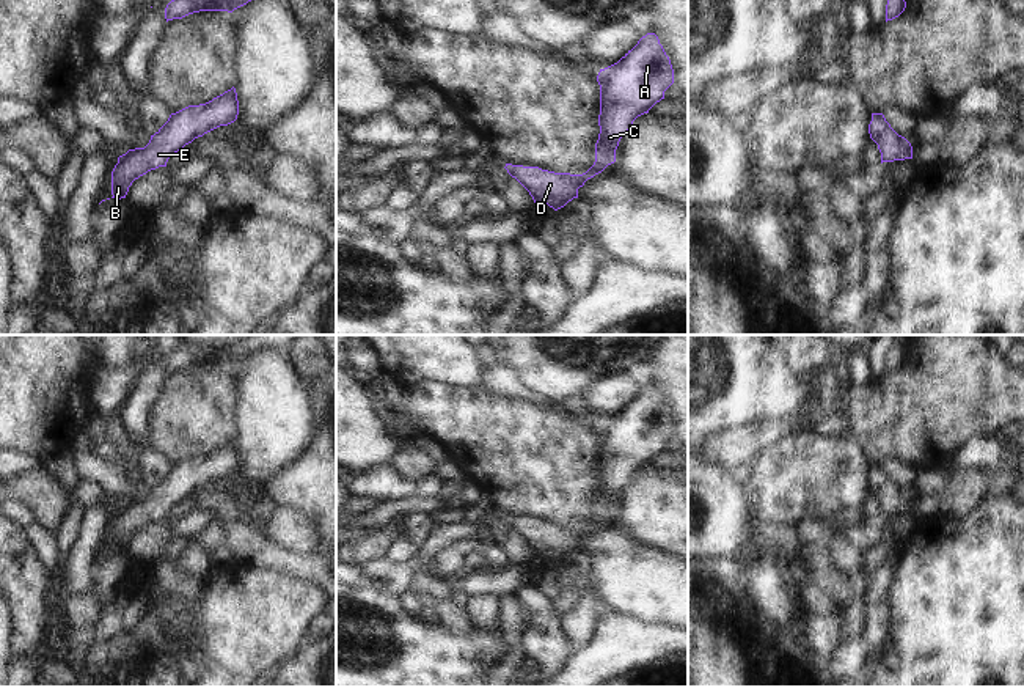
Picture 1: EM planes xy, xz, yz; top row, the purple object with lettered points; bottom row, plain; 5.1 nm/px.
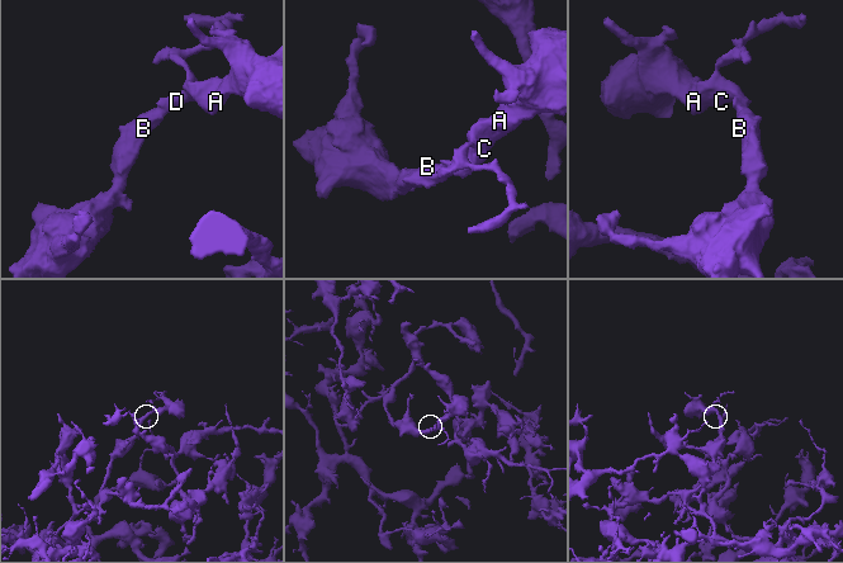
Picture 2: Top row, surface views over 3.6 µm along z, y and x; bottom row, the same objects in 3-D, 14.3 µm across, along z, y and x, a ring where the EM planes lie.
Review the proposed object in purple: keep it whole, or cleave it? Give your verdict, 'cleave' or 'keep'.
keep

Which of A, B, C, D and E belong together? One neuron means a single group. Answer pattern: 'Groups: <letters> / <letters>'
Groups: A B C D E.

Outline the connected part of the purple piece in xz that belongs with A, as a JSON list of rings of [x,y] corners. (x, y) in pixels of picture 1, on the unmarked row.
[[[647,385],[617,415],[600,421],[597,434],[600,437],[600,486],[595,495],[595,514],[586,525],[554,525],[539,519],[506,516],[504,520],[507,525],[529,544],[536,557],[548,557],[554,563],[564,560],[569,553],[578,550],[578,541],[583,539],[587,531],[614,516],[620,490],[638,468],[649,465],[656,454],[664,451],[664,443],[674,435],[674,421],[658,388]]]

